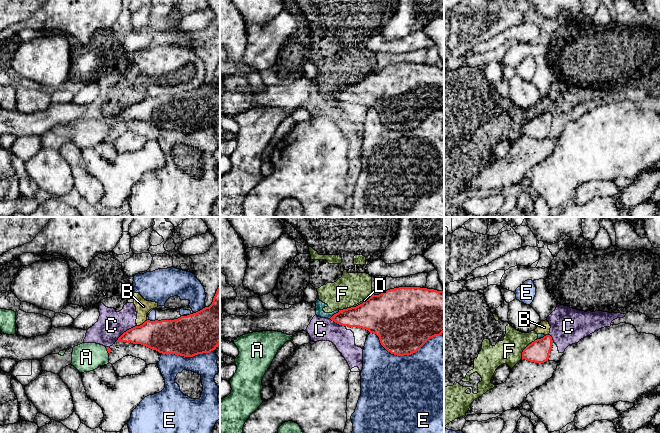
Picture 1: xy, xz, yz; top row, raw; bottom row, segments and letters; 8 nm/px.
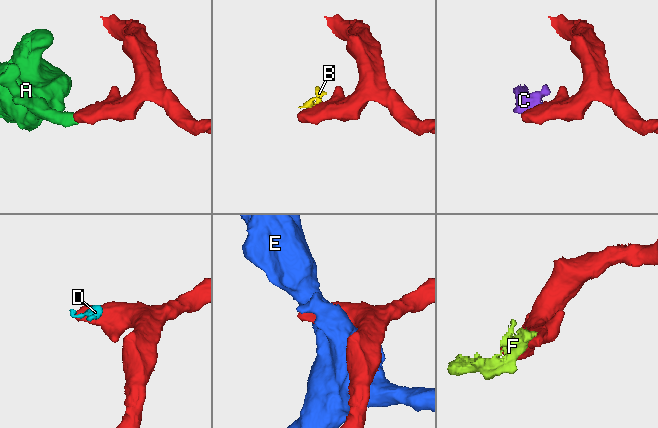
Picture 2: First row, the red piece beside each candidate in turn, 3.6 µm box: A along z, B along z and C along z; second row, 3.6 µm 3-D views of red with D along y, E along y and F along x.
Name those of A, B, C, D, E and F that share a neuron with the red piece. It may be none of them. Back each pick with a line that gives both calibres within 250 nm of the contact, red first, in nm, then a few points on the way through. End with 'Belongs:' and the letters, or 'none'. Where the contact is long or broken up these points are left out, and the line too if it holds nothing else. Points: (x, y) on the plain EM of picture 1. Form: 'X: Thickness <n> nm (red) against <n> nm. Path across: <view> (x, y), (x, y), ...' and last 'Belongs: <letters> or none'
A: Thickness 30 nm (red) against 240 nm. Path across: xy (108, 125), (107, 126), (98, 131), (86, 133)
Belongs: A

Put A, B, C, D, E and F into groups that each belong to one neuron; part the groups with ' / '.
A / B C D F / E

